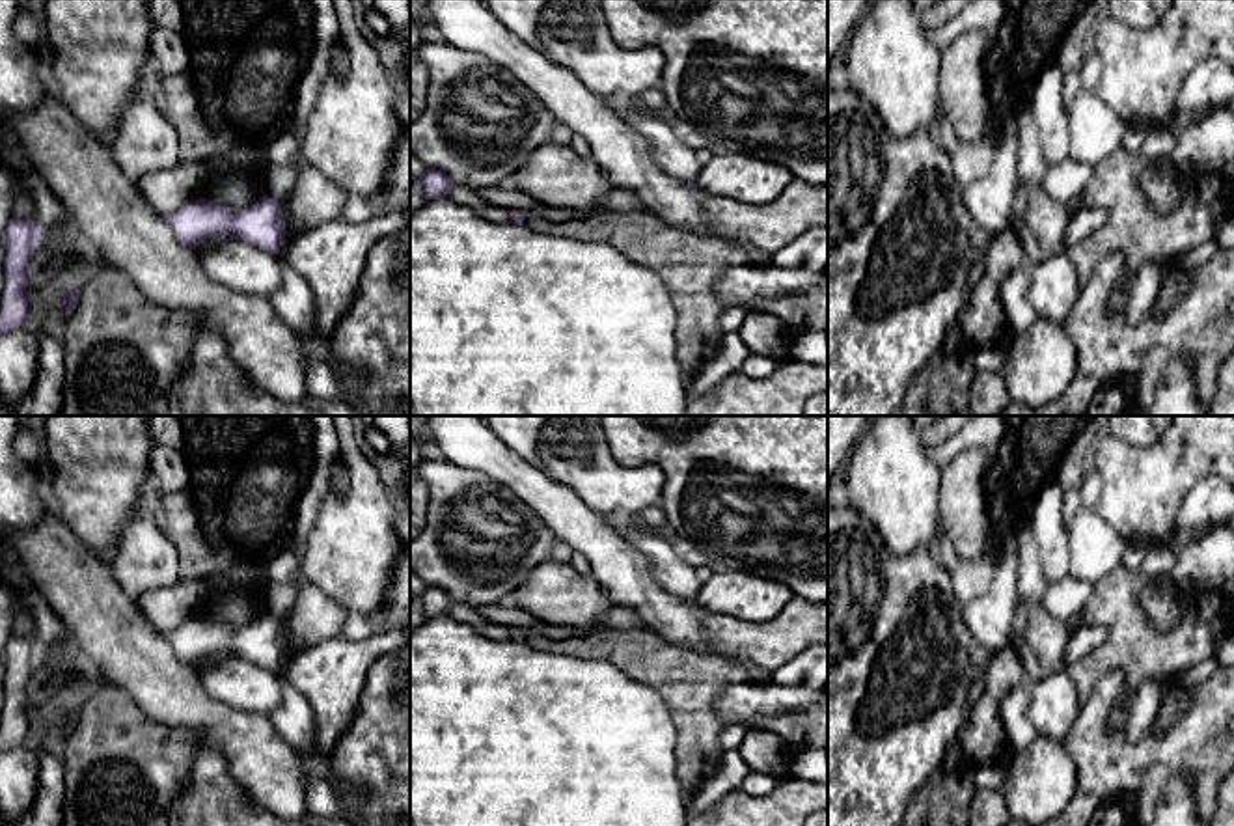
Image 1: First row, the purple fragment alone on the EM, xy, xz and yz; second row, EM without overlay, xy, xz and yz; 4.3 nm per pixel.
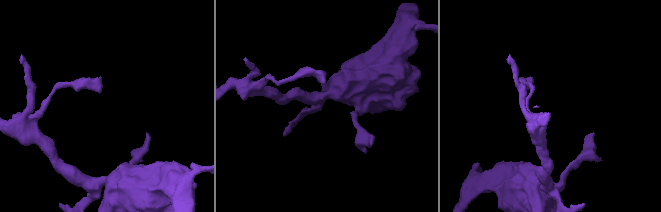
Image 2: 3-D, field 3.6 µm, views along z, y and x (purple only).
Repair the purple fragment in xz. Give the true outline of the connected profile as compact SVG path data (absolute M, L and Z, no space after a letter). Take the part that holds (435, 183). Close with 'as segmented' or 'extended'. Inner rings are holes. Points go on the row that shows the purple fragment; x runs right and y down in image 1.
M427 168L419 181L427 201L446 196L453 186L446 172L432 168Z; as segmented

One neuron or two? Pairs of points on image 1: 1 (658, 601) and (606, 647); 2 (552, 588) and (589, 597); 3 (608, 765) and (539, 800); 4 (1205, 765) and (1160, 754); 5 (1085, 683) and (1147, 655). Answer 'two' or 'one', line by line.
1: two
2: one
3: one
4: one
5: one

